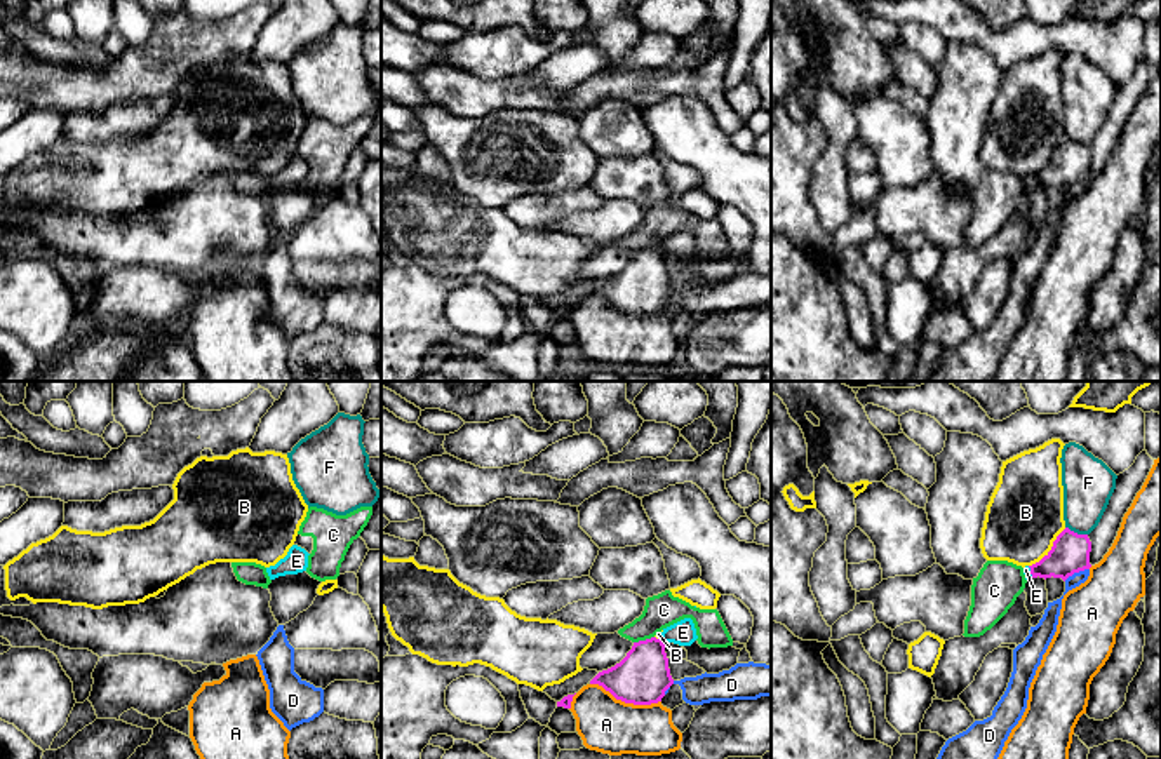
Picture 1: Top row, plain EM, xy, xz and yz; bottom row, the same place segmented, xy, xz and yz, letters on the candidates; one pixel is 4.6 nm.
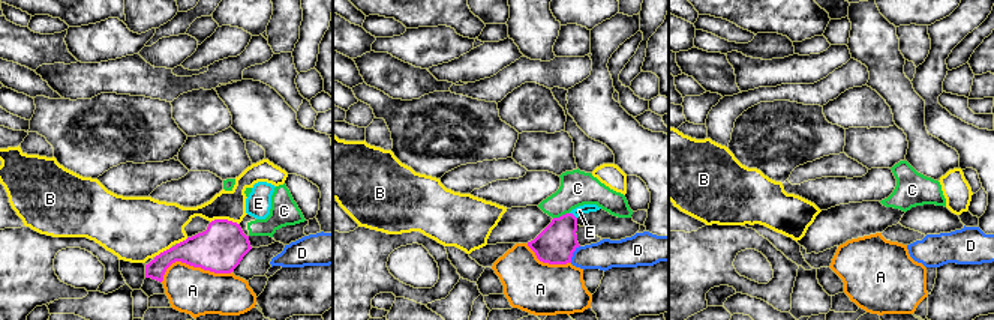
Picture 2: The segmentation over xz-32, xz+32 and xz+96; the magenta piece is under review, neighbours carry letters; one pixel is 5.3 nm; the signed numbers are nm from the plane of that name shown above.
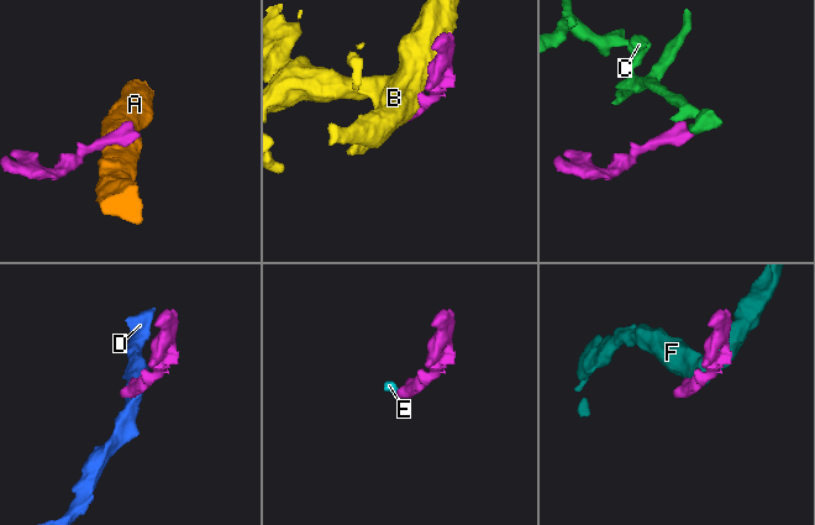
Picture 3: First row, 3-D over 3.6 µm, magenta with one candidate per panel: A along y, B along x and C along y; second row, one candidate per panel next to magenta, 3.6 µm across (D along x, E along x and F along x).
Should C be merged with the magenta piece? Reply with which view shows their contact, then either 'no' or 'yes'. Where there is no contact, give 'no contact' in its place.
xz | no

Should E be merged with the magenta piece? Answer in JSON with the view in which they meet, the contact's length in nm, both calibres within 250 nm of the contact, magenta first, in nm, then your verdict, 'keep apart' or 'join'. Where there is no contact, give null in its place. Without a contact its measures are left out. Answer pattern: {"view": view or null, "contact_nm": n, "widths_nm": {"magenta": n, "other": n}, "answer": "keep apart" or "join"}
{"view": "xz", "contact_nm": 50, "widths_nm": {"magenta": 240, "other": 120}, "answer": "join"}

